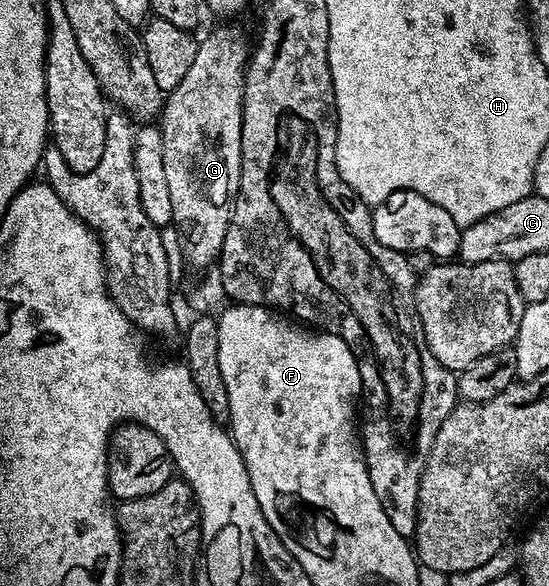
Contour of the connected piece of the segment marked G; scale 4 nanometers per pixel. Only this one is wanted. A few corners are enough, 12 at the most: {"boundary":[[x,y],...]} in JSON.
{"boundary":[[199,39],[165,97],[172,226],[217,261],[240,191],[250,46]]}

